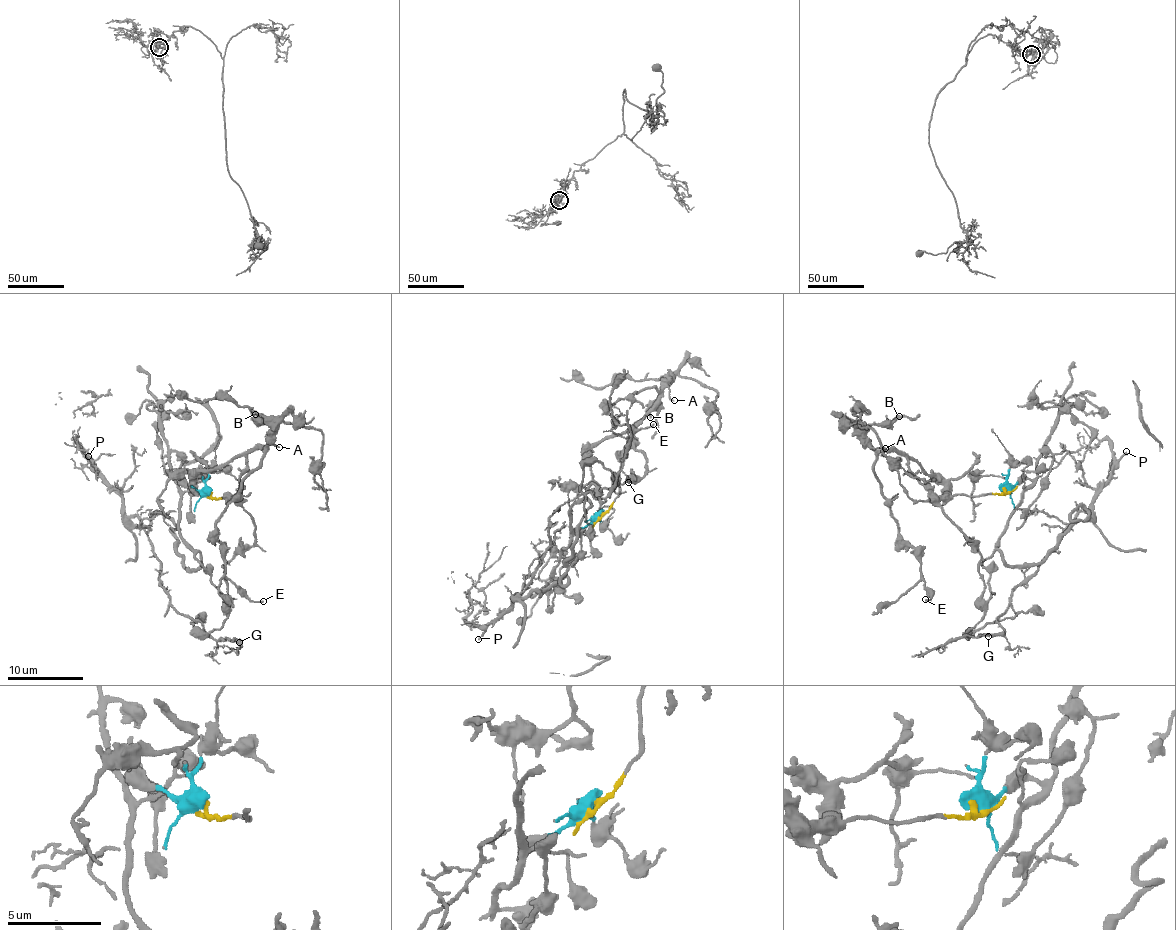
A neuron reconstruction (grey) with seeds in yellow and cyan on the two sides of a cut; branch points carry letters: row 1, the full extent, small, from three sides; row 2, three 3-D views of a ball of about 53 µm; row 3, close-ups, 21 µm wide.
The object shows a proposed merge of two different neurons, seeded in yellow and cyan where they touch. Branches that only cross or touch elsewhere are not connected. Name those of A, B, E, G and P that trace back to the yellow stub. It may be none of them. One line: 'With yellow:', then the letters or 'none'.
With yellow: A, B, E

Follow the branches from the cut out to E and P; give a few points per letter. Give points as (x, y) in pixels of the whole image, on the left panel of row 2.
E: (206, 495), (235, 495), (249, 453), (264, 451), (215, 529), (225, 574), (248, 598), (263, 601)
P: (206, 495), (187, 487), (176, 511), (142, 519), (141, 527), (135, 516), (124, 512), (120, 493), (89, 455)

